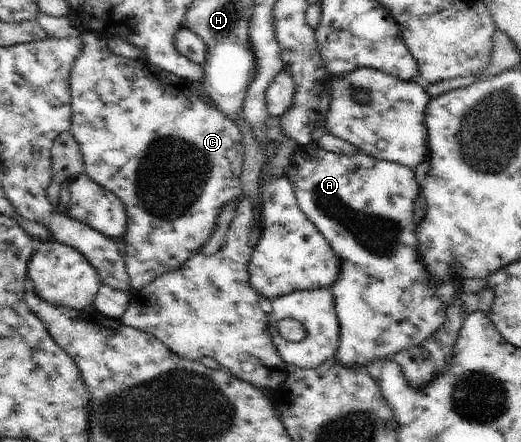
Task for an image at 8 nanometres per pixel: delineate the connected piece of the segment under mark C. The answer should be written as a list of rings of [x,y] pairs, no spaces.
[[[82,30],[79,37],[82,40],[83,48],[74,62],[70,74],[71,128],[69,132],[80,146],[84,162],[83,173],[88,174],[96,183],[114,193],[126,208],[129,222],[125,234],[119,240],[119,244],[124,254],[131,289],[141,290],[148,287],[158,276],[176,271],[191,257],[200,254],[203,245],[214,233],[216,222],[218,216],[222,213],[223,206],[242,197],[243,189],[240,176],[245,158],[245,153],[243,152],[245,149],[242,144],[243,135],[232,118],[194,95],[191,83],[187,79],[160,69],[152,65],[148,60],[125,58],[114,54],[108,48],[108,39],[96,35],[90,30]]]

